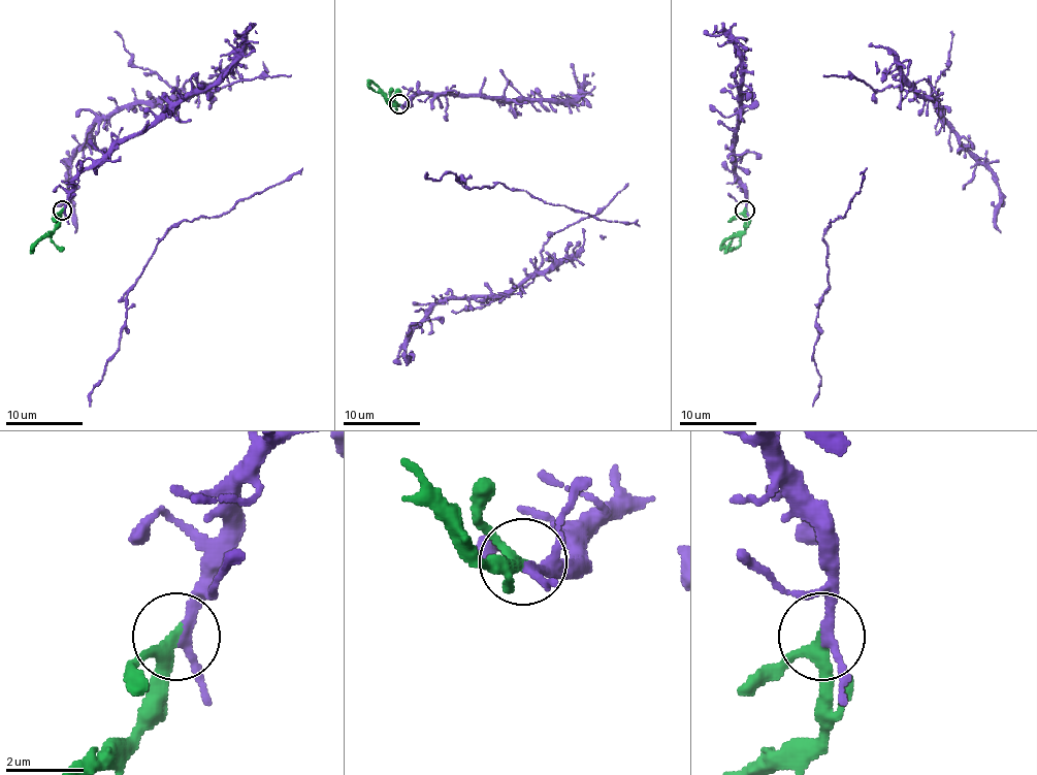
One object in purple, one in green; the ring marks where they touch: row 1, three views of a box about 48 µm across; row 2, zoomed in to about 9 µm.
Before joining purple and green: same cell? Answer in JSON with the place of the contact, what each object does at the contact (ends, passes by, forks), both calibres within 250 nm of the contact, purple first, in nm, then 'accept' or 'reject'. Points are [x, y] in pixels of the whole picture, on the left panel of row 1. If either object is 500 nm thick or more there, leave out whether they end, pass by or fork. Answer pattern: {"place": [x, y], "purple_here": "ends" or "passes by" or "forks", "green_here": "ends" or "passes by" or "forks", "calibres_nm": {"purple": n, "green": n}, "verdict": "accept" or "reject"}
{"place": [62, 211], "purple_here": "passes by", "green_here": "passes by", "calibres_nm": {"purple": 200, "green": 300}, "verdict": "accept"}

